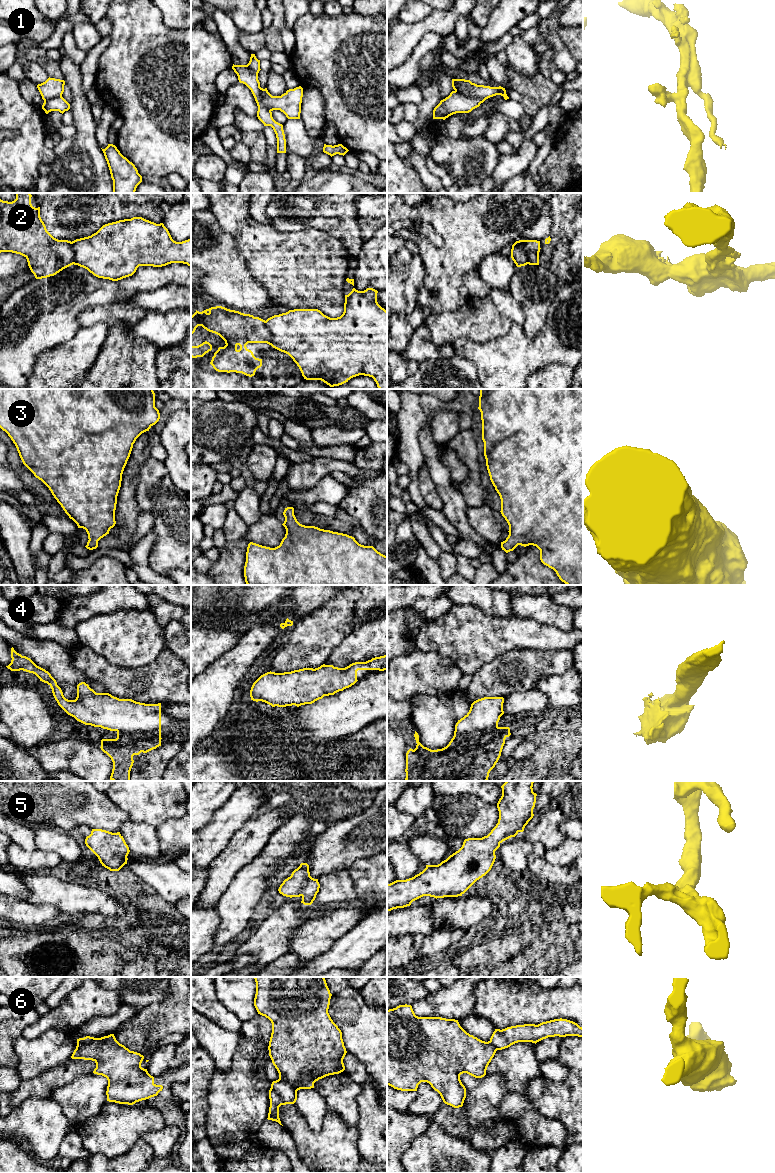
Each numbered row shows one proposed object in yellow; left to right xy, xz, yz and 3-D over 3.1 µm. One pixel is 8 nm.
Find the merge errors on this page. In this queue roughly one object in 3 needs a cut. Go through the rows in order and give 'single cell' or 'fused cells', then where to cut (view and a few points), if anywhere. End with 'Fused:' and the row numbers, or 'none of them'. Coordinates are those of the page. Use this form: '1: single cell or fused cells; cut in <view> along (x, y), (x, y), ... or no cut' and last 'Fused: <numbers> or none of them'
1: fused cells; cut in yz along (455, 90), (467, 96), (487, 98)
2: fused cells; cut in xz along (264, 321), (270, 334), (270, 344)
3: single cell; no cut
4: single cell; no cut
5: single cell; no cut
6: fused cells; cut in xz along (278, 1079), (290, 1084), (296, 1091)
Fused: 1, 2, 6

